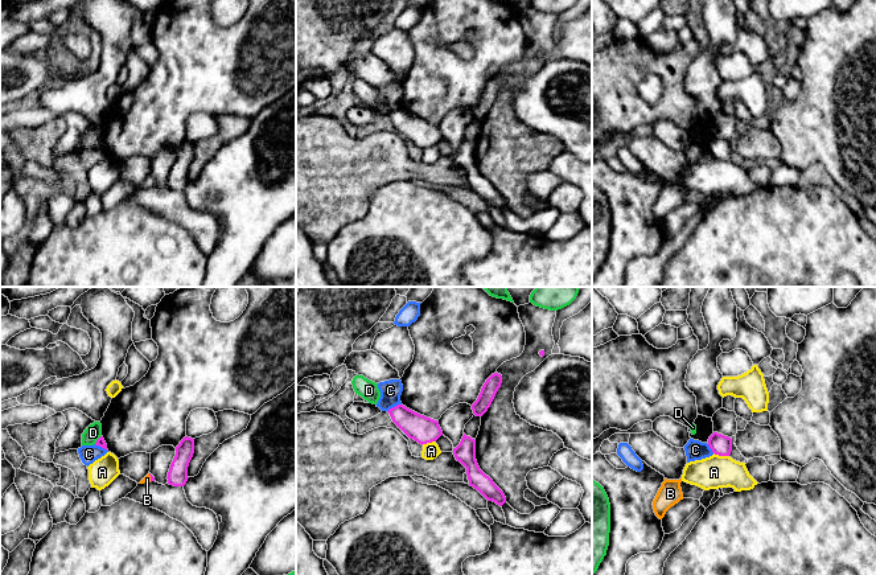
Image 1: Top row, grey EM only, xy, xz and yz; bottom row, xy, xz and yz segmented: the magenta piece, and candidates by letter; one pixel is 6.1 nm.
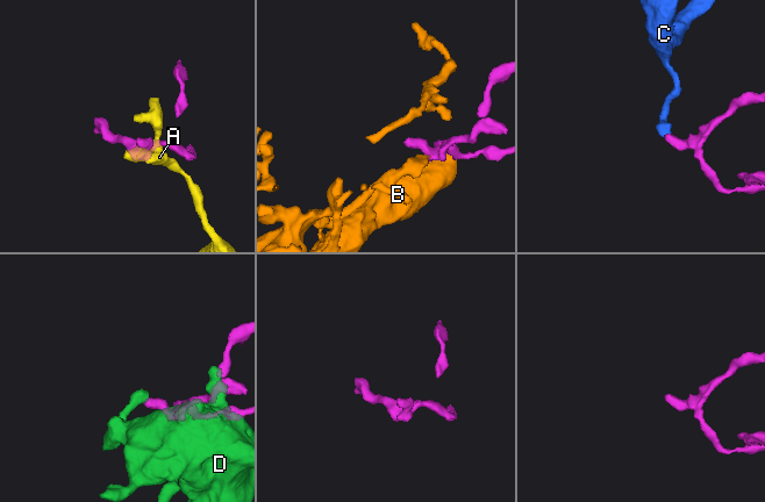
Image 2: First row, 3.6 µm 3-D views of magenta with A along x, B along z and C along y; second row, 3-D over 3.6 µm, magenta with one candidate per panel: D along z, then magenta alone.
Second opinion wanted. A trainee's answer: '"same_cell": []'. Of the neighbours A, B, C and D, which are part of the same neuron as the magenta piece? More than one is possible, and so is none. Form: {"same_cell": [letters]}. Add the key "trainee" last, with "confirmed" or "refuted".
{"same_cell": ["B"], "trainee": "refuted"}

